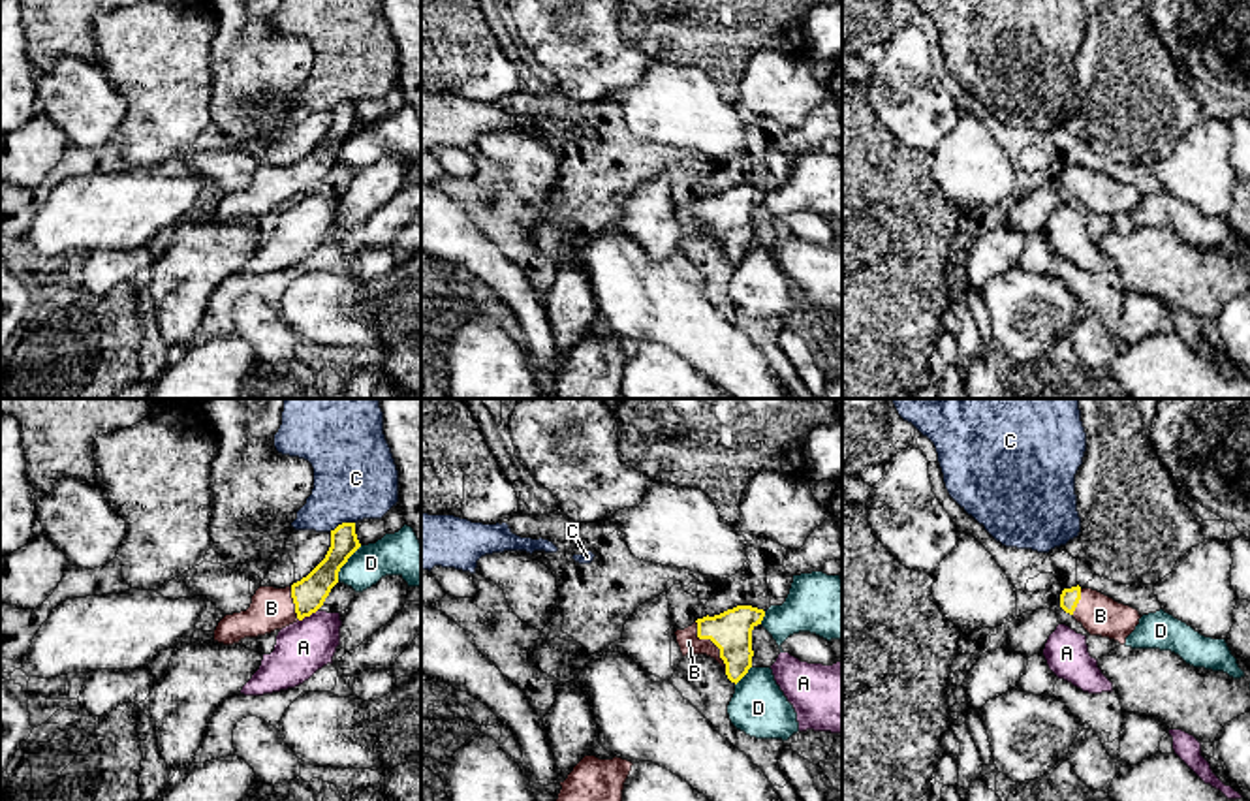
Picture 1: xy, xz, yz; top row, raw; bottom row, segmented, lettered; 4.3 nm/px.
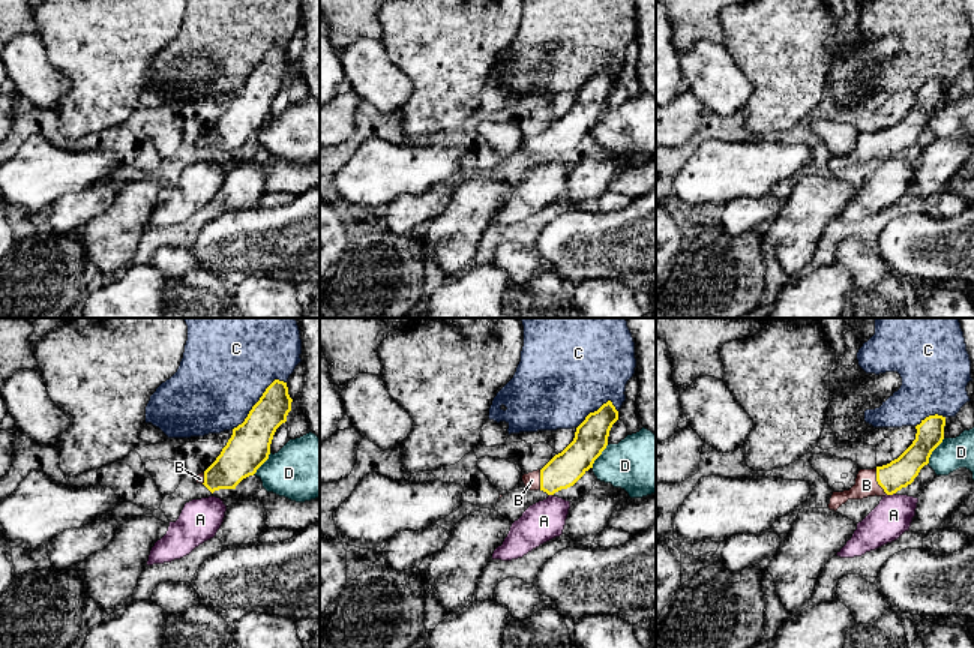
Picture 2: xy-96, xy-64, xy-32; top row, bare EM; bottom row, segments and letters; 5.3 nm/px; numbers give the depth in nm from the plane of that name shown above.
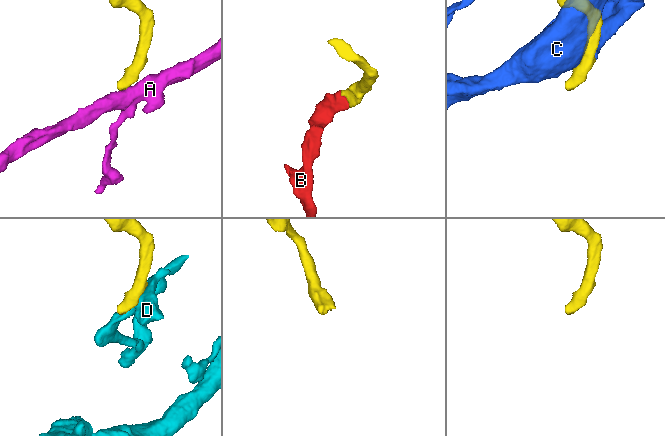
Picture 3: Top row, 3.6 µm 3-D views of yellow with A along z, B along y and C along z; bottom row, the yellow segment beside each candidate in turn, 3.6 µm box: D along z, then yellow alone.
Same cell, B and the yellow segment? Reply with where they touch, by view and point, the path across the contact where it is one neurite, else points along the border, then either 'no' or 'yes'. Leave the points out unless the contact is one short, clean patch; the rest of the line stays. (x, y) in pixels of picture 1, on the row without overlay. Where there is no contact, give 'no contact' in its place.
meets yellow in xz at (713, 220); runs through xz (732, 209), (713, 220), (688, 220); yes

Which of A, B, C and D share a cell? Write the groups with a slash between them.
A / B / C / D

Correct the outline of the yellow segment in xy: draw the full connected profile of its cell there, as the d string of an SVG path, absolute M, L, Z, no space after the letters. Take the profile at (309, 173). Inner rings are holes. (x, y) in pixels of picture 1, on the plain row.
M355 102L338 103L331 109L331 126L325 137L306 156L286 167L259 165L246 190L226 194L218 201L214 220L233 224L310 196L323 184L338 162L340 147L359 126Z

